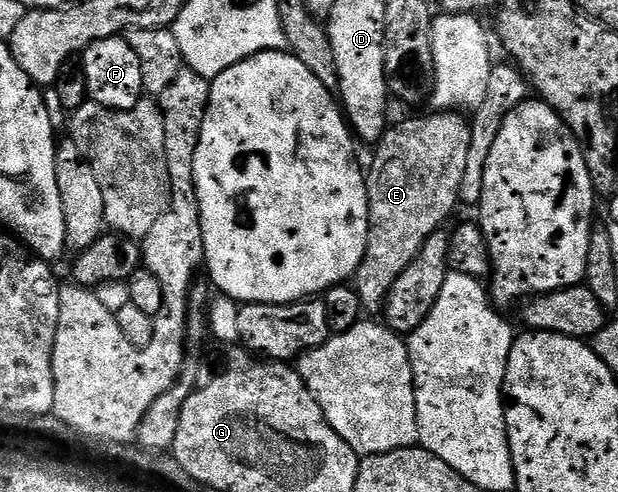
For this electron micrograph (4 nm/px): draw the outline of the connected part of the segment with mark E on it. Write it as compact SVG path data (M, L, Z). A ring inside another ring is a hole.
M434 110L431 111L431 116L414 116L411 120L402 120L398 125L387 127L386 132L378 141L373 149L374 161L371 162L370 168L365 173L366 178L366 193L368 194L368 202L370 203L370 241L366 247L364 258L360 262L357 272L352 277L353 287L358 289L360 294L360 302L363 309L367 313L383 311L388 294L392 290L392 286L396 286L396 278L400 278L400 274L404 274L404 270L408 270L408 266L412 266L414 259L420 254L420 250L424 246L424 242L428 242L431 234L439 231L443 227L442 224L454 212L454 207L459 207L460 201L460 186L464 182L464 170L468 166L468 150L472 146L472 130L470 129L470 120L467 119L461 111L458 110Z

